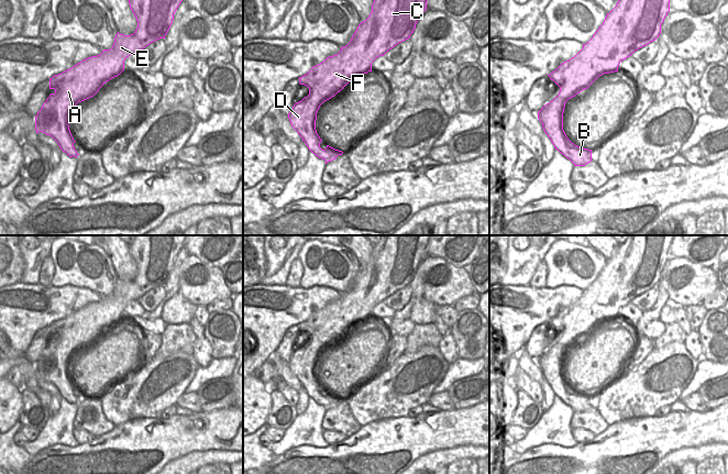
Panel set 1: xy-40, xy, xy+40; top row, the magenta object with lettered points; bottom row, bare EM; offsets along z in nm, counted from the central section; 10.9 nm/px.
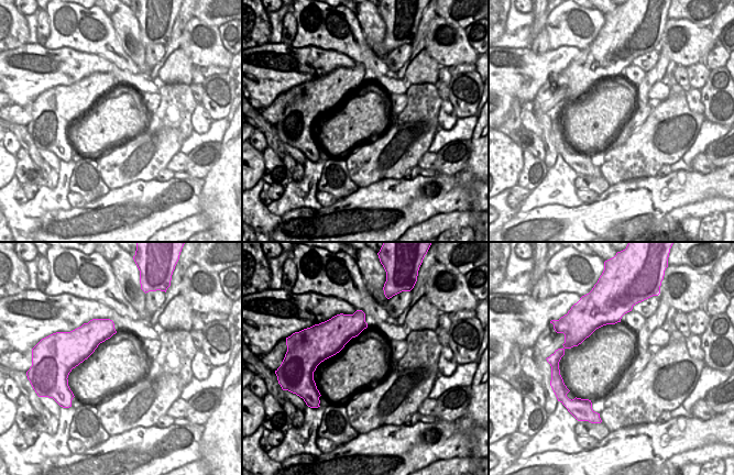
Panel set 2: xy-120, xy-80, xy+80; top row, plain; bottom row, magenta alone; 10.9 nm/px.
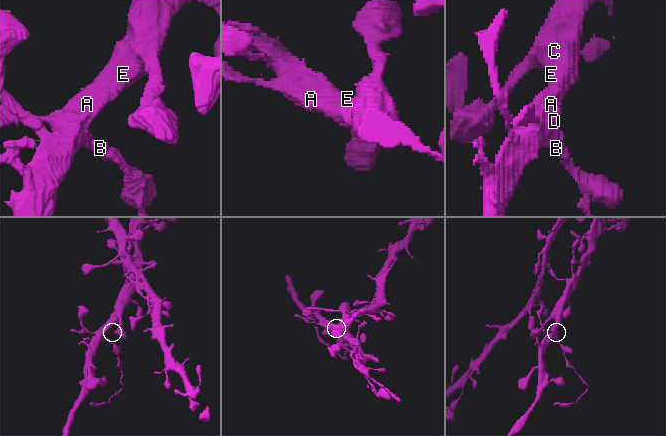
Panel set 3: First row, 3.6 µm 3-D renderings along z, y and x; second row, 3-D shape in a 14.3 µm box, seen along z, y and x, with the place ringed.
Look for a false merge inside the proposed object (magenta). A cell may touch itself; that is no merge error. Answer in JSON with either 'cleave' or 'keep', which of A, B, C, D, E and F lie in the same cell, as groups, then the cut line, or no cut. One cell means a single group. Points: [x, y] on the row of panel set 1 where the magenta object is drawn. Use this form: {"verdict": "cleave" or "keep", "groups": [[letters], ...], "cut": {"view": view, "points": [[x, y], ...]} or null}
{"verdict": "cleave", "groups": [["A", "C", "D", "E", "F"], ["B"]], "cut": {"view": "xy+40", "points": [[575, 145], [566, 152], [565, 156]]}}

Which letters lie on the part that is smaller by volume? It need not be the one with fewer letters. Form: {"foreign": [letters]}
{"foreign": ["B"]}

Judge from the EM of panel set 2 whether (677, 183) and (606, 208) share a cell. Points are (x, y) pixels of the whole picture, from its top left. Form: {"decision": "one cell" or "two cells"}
{"decision": "one cell"}

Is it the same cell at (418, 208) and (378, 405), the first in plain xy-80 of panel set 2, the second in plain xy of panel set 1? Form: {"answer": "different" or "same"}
{"answer": "different"}

